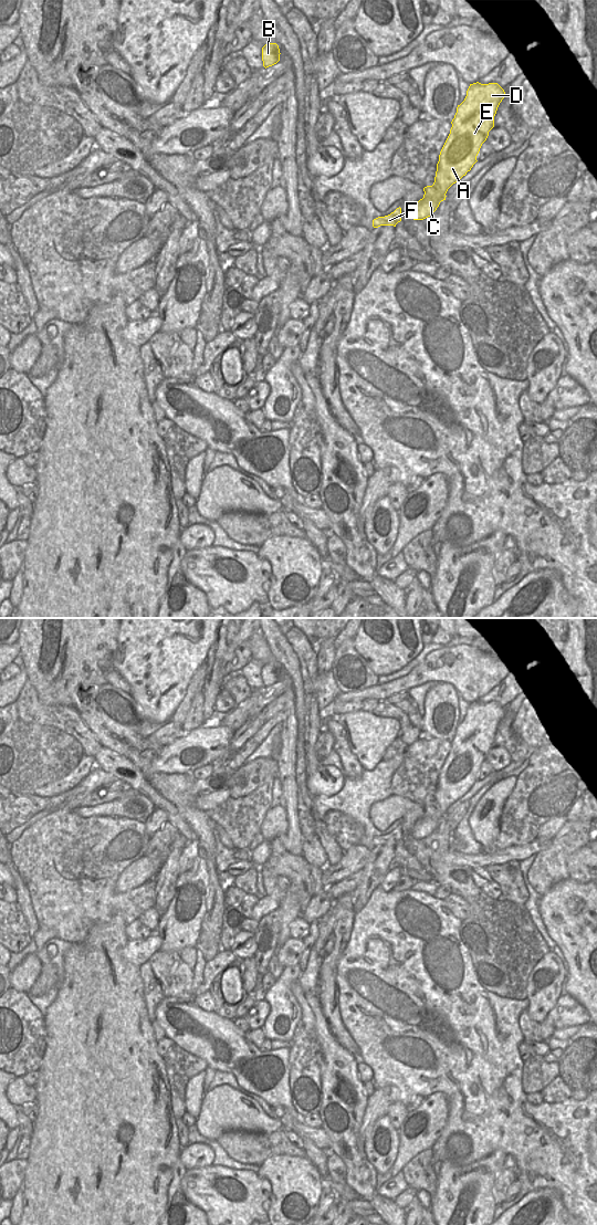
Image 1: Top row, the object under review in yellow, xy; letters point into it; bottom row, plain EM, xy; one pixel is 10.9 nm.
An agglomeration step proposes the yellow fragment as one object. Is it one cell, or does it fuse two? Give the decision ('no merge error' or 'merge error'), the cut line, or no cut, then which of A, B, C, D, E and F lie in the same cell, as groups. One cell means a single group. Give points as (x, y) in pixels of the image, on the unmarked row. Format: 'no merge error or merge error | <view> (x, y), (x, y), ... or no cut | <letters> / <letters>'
no merge error | no cut | A B C D E F

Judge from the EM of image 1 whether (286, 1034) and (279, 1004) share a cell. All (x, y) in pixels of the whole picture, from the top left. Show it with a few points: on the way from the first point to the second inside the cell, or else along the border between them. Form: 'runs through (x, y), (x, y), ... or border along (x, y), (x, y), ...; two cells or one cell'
runs through (287, 1026), (289, 1018), (285, 1012); one cell

